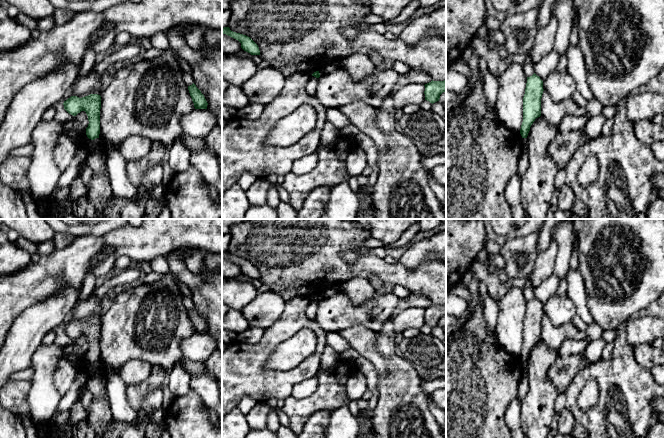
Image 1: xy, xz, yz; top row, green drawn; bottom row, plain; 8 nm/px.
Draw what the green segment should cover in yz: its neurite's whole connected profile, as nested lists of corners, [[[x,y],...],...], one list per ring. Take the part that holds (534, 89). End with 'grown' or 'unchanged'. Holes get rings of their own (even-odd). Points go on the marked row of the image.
[[[535,73],[527,77],[525,94],[523,97],[523,122],[520,129],[522,138],[527,138],[530,127],[536,118],[541,116],[541,98],[543,81]]] | unchanged

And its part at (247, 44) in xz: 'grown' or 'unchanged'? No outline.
unchanged

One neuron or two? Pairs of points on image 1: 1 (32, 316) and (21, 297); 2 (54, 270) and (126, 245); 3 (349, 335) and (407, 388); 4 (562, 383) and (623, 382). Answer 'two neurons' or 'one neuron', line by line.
1: two neurons
2: one neuron
3: one neuron
4: two neurons

